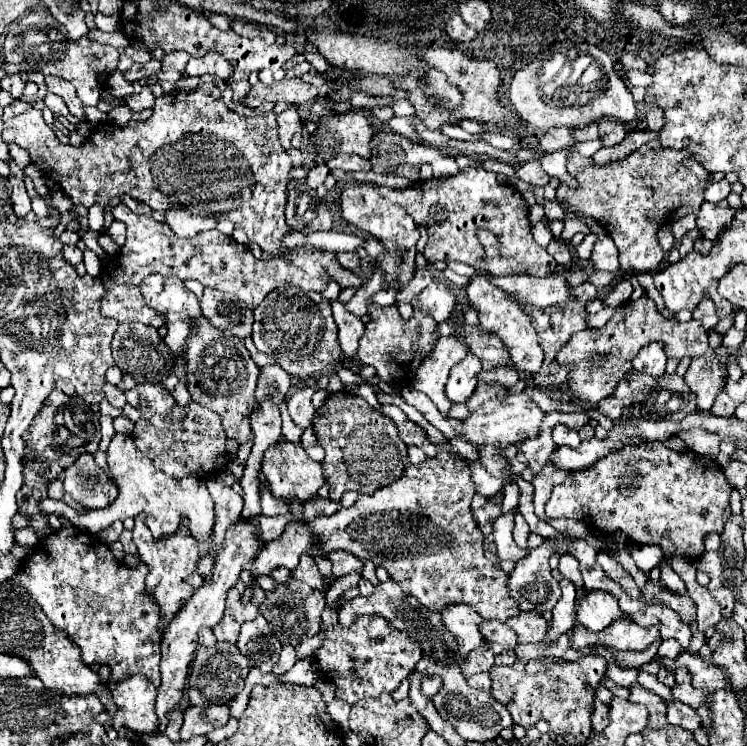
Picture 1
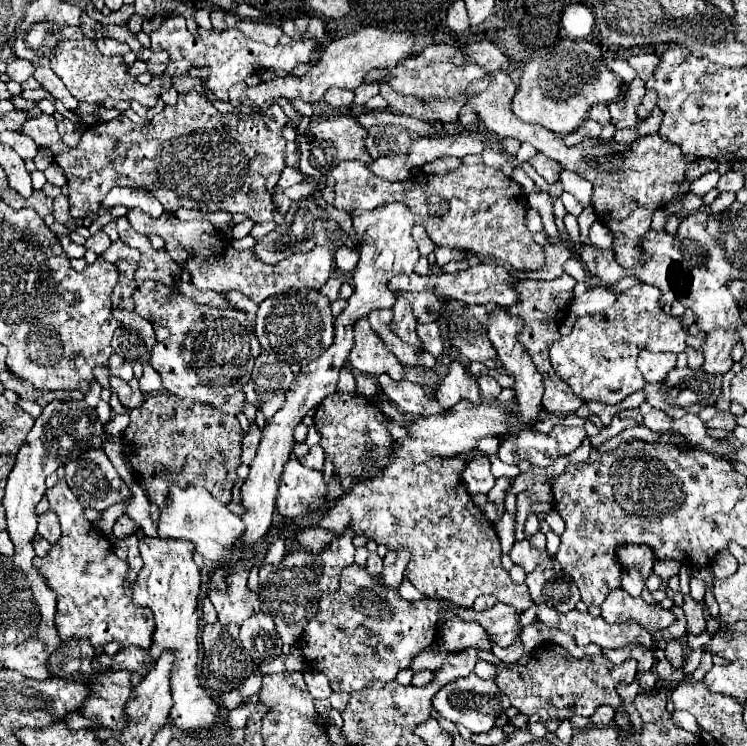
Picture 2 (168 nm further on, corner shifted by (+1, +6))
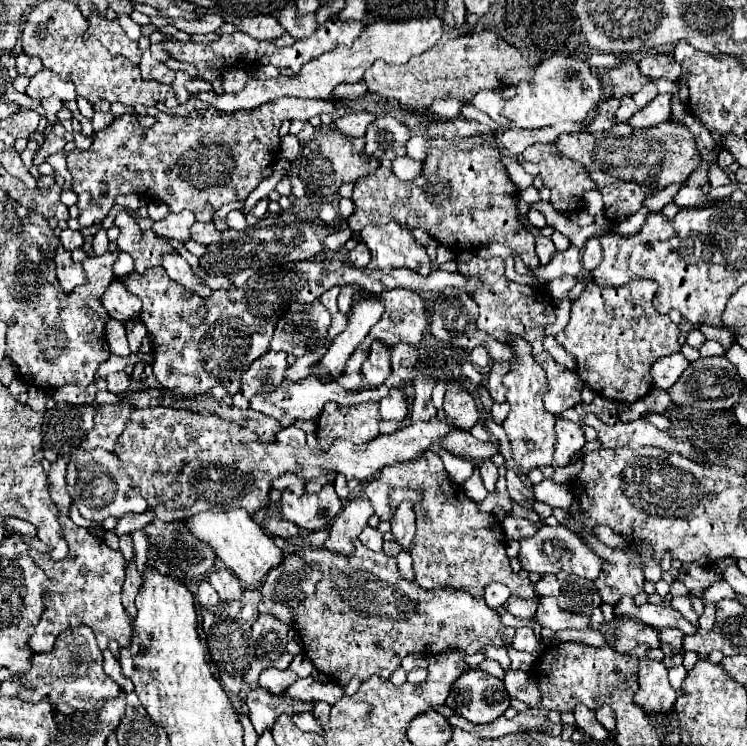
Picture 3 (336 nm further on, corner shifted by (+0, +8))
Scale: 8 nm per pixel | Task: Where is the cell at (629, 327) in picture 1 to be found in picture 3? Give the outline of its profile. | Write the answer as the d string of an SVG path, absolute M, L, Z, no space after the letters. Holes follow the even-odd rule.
M634 280L628 286L624 284L624 286L614 286L614 288L604 288L600 284L588 282L580 298L574 300L572 304L568 326L558 336L554 336L558 344L562 344L568 352L574 354L578 362L580 380L608 400L632 404L644 398L653 387L650 370L654 360L680 352L680 344L678 344L680 328L668 316L658 314L652 306L652 298L656 294L656 289L658 289L658 284L654 280Z

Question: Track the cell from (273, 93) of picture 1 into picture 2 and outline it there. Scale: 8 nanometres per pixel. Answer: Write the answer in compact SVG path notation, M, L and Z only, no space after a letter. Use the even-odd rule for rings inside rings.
M367 26L365 32L355 32L345 38L339 38L331 44L327 44L321 50L319 64L311 68L309 74L302 77L285 76L271 81L262 82L255 87L249 87L247 93L254 93L254 103L260 107L269 99L284 97L286 99L301 98L306 102L316 102L323 98L323 92L327 88L347 88L355 90L359 84L363 84L365 76L371 70L383 70L397 66L403 58L407 58L413 50L415 36L409 32L389 32L376 26Z

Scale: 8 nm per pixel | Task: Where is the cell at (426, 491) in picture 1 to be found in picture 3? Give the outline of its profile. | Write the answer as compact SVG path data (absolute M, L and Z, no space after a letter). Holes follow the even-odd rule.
M426 452L418 460L406 464L384 468L376 480L366 484L364 492L382 520L390 520L394 516L388 506L388 492L392 488L410 488L424 492L424 500L414 504L418 530L414 548L410 550L416 582L422 588L430 590L438 586L452 586L470 592L476 598L482 598L484 588L490 582L502 582L510 588L512 594L520 598L534 598L532 582L516 576L510 568L510 560L506 556L506 536L498 518L494 514L482 514L476 502L470 500L458 484L450 484L448 476L444 474L442 460L434 452Z

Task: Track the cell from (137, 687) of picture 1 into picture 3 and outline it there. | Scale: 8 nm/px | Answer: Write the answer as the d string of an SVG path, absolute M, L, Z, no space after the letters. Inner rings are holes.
M82 626L82 632L64 632L58 636L52 652L32 656L32 668L20 676L22 692L20 700L38 702L48 698L50 704L62 714L74 712L94 712L110 698L116 698L120 686L104 674L102 670L102 652L96 644L96 638L88 626Z

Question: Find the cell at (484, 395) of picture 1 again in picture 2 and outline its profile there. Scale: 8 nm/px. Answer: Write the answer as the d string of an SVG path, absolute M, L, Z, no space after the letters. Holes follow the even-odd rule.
M487 374L479 376L477 382L483 398L487 398L487 400L495 400L502 390L498 382Z

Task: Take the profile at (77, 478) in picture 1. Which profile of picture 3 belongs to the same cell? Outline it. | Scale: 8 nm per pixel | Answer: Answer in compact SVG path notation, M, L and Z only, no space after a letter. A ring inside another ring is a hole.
M96 448L96 450L76 450L72 452L68 474L66 474L68 492L78 506L80 514L90 522L102 522L108 516L120 518L128 512L146 512L148 502L142 498L140 488L134 486L130 476L120 466L120 460L114 452Z

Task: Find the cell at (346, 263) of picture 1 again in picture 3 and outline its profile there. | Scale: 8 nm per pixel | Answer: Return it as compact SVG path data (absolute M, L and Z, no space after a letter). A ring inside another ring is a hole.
M360 242L360 244L348 254L348 260L350 260L350 264L356 266L356 268L366 268L368 262L370 262L370 250L366 248L364 242Z

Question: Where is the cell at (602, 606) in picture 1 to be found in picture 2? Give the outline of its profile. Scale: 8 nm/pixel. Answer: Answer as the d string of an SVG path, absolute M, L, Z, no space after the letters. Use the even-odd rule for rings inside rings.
M623 588L611 590L605 596L605 602L601 604L601 618L605 618L605 622L635 620L651 634L675 622L675 616L669 610L649 606L643 598L633 598Z

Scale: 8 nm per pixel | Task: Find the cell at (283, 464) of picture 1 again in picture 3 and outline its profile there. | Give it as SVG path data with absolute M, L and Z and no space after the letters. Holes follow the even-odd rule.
M326 484L320 494L298 496L292 494L290 490L282 492L284 518L308 532L330 528L340 510L342 510L342 500L338 498L332 484Z

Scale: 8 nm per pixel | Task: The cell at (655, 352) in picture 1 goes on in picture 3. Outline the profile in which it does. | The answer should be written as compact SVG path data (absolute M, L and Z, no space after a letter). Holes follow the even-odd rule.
M682 352L670 354L670 356L664 356L664 358L656 360L654 366L652 366L654 386L664 388L664 390L672 388L678 382L678 378L682 376L682 372L688 368L688 364L690 362L688 362L688 358Z

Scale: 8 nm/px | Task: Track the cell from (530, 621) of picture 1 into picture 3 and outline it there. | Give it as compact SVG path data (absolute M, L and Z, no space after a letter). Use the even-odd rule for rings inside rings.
M358 538L354 540L354 554L342 556L330 552L328 548L304 546L298 548L296 554L312 568L322 572L322 580L316 582L312 594L304 594L302 604L294 606L290 612L294 616L294 626L298 630L304 654L314 662L314 666L324 672L330 680L340 684L348 684L352 676L366 680L370 674L378 674L380 678L390 678L390 674L400 666L402 658L408 654L426 654L444 652L444 650L460 650L466 656L482 650L486 644L504 646L500 624L500 616L482 600L468 596L468 592L458 592L456 588L442 586L424 590L414 580L406 580L400 576L396 558L386 556L384 552L374 552L366 548Z

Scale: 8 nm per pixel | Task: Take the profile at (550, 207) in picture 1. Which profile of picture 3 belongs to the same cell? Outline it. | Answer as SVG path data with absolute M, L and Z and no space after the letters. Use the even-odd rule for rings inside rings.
M592 238L592 240L586 242L586 246L582 250L582 262L584 262L584 268L588 272L596 270L598 264L602 262L602 248L600 248L600 242L596 238Z

